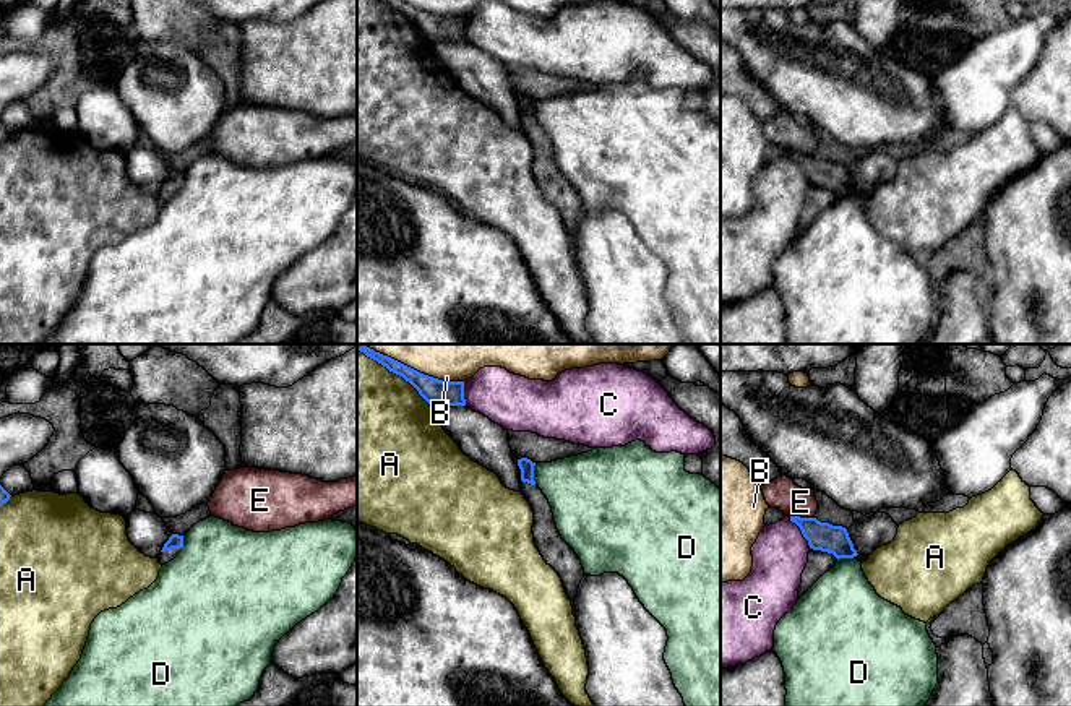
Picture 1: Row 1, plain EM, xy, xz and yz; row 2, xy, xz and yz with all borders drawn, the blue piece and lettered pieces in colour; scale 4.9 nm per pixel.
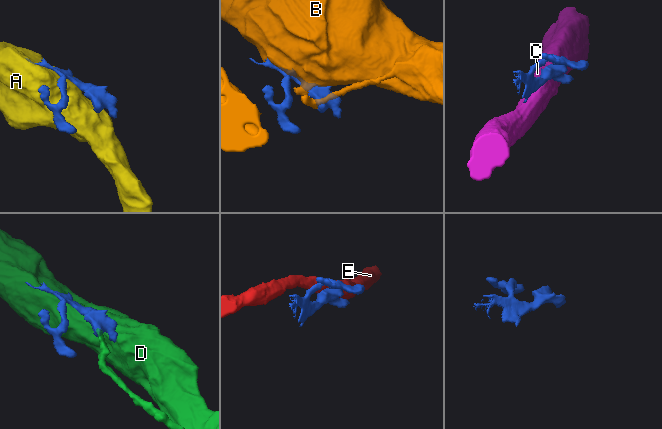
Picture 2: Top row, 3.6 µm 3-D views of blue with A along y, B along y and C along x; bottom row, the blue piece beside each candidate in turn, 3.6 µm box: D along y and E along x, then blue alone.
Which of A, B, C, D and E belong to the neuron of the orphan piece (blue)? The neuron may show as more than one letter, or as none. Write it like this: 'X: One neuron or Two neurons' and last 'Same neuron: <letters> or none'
A: Two neurons
B: Two neurons
C: Two neurons
D: Two neurons
E: Two neurons
Same neuron: none

